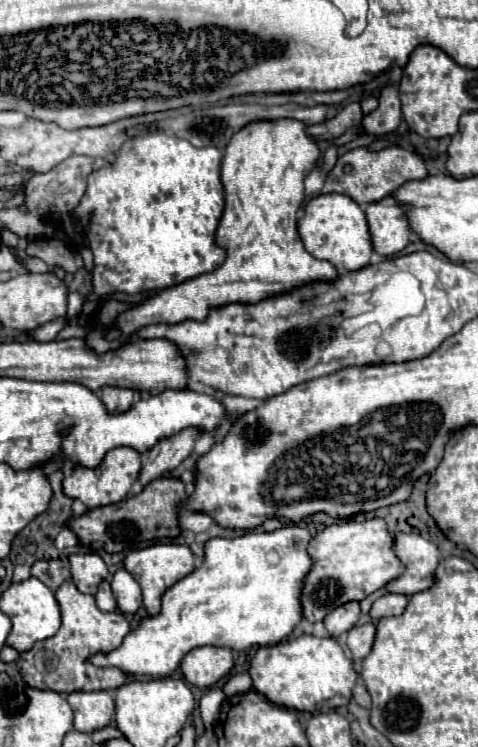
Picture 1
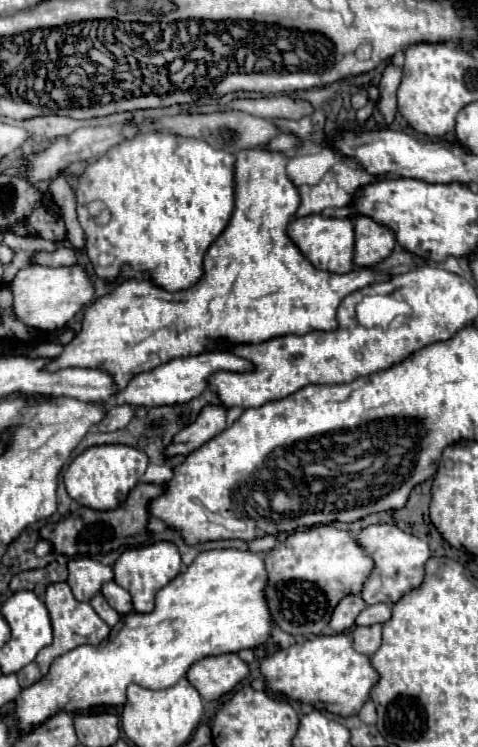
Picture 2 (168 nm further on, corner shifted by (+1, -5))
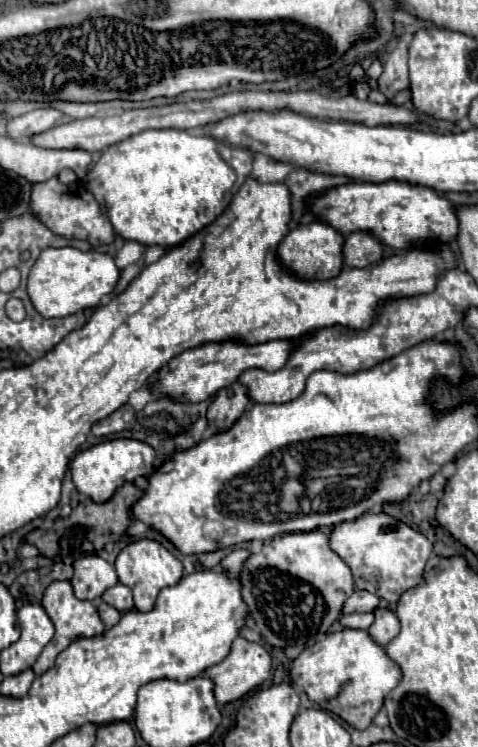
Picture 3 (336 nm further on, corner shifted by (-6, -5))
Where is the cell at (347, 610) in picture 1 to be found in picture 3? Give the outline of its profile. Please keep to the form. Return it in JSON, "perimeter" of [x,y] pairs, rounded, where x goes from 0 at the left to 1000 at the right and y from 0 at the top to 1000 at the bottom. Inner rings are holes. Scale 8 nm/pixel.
{"perimeter":[[[741,791],[728,799],[728,805],[720,807],[715,821],[728,823],[728,821],[745,821],[745,818],[753,818],[753,821],[782,818],[791,813],[791,807],[795,807],[795,802],[787,797],[778,797],[778,794],[770,794],[770,791]]]}

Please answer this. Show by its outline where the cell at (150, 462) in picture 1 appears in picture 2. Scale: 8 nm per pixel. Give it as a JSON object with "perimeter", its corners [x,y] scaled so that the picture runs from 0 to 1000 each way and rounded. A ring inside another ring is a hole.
{"perimeter":[[[471,542],[425,545],[421,553],[412,556],[412,561],[362,585],[358,596],[349,598],[349,612],[395,609],[400,604],[416,601],[425,593],[433,593],[437,588],[446,588],[450,582],[458,582],[475,572],[471,561],[475,561]]]}

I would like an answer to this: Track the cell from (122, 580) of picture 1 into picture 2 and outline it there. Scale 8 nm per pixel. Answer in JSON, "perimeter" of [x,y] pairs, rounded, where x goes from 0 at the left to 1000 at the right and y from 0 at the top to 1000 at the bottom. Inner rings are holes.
{"perimeter":[[[241,778],[220,780],[215,788],[211,788],[211,794],[215,794],[215,799],[224,802],[224,807],[228,807],[249,823],[266,823],[266,821],[278,818],[274,797],[270,797],[257,786],[249,786]]]}

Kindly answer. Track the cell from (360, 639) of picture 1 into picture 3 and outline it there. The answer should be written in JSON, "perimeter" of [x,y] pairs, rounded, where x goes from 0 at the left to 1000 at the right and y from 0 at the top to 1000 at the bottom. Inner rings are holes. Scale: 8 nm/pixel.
{"perimeter":[[[787,815],[787,831],[774,837],[770,847],[791,863],[812,863],[837,845],[833,826],[812,815]]]}

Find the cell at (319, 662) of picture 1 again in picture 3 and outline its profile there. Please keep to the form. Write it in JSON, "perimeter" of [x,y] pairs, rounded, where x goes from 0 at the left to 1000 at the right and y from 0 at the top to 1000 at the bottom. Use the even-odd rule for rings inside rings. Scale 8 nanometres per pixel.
{"perimeter":[[[720,842],[686,847],[686,853],[657,861],[657,866],[640,866],[611,885],[603,904],[611,914],[636,922],[649,938],[703,954],[724,968],[762,971],[766,976],[795,952],[803,933],[837,914],[841,898],[766,845]]]}

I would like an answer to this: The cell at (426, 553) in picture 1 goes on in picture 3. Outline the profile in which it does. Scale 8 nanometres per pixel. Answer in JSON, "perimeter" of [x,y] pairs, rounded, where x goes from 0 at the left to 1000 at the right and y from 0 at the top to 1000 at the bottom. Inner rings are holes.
{"perimeter":[[[808,687],[762,689],[745,697],[720,697],[720,700],[703,703],[703,708],[690,714],[690,730],[732,756],[732,762],[741,767],[745,788],[766,788],[766,791],[791,797],[795,802],[803,802],[808,807],[828,807],[837,802],[837,797],[866,783],[866,775],[883,772],[887,756],[904,740],[904,727],[883,714],[858,708],[854,703],[845,703],[841,697],[828,697],[824,692],[816,692]]]}

